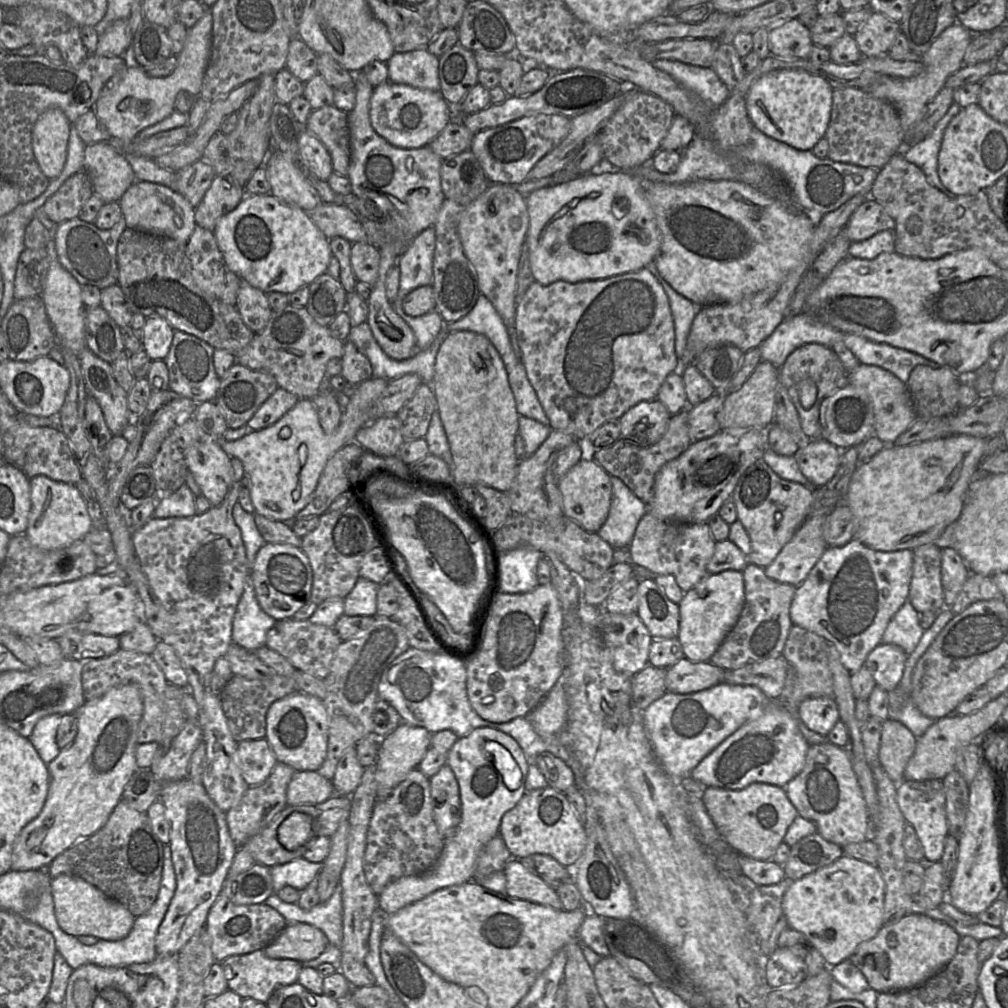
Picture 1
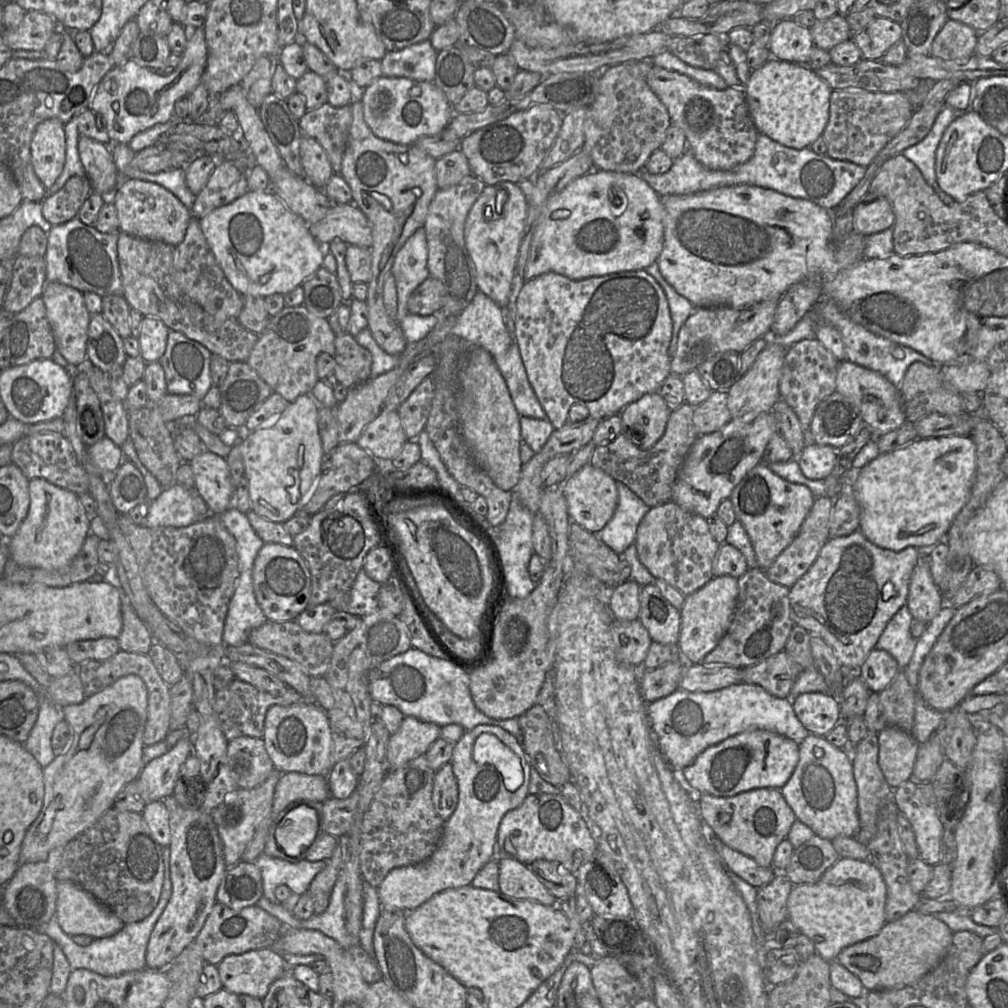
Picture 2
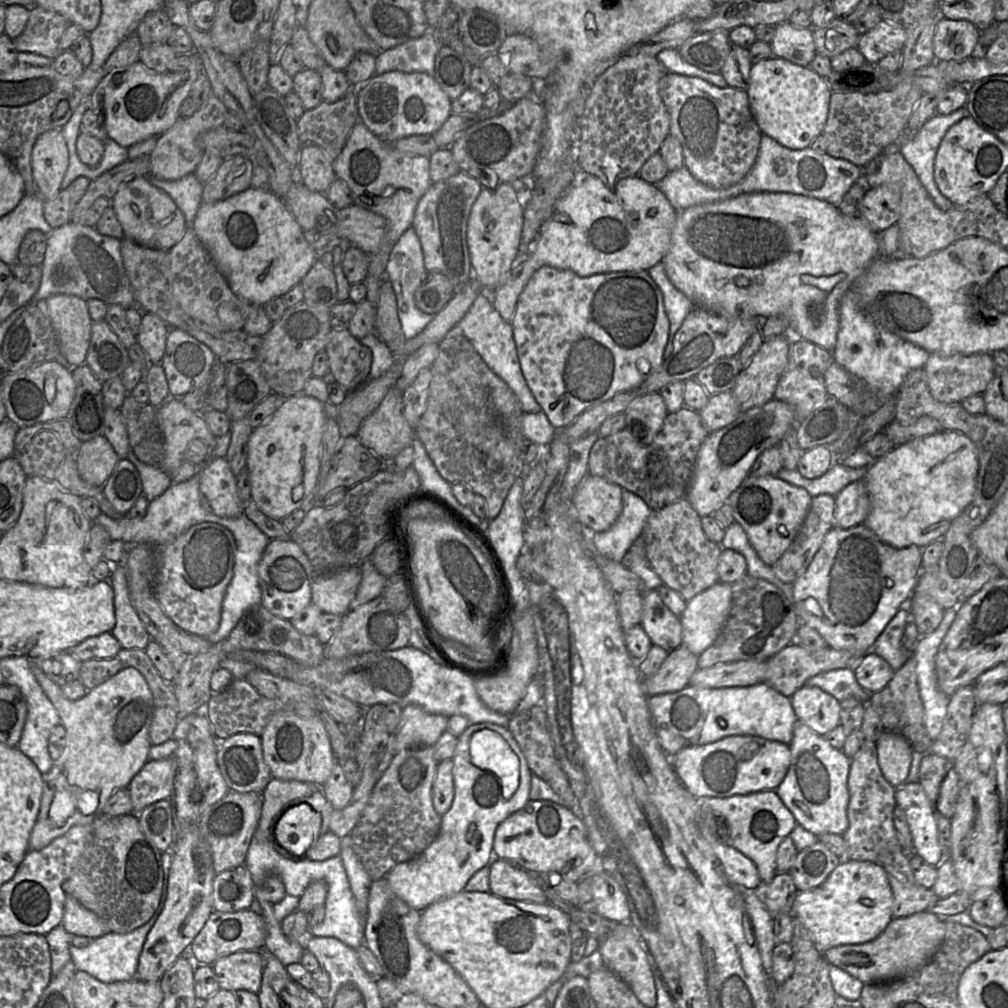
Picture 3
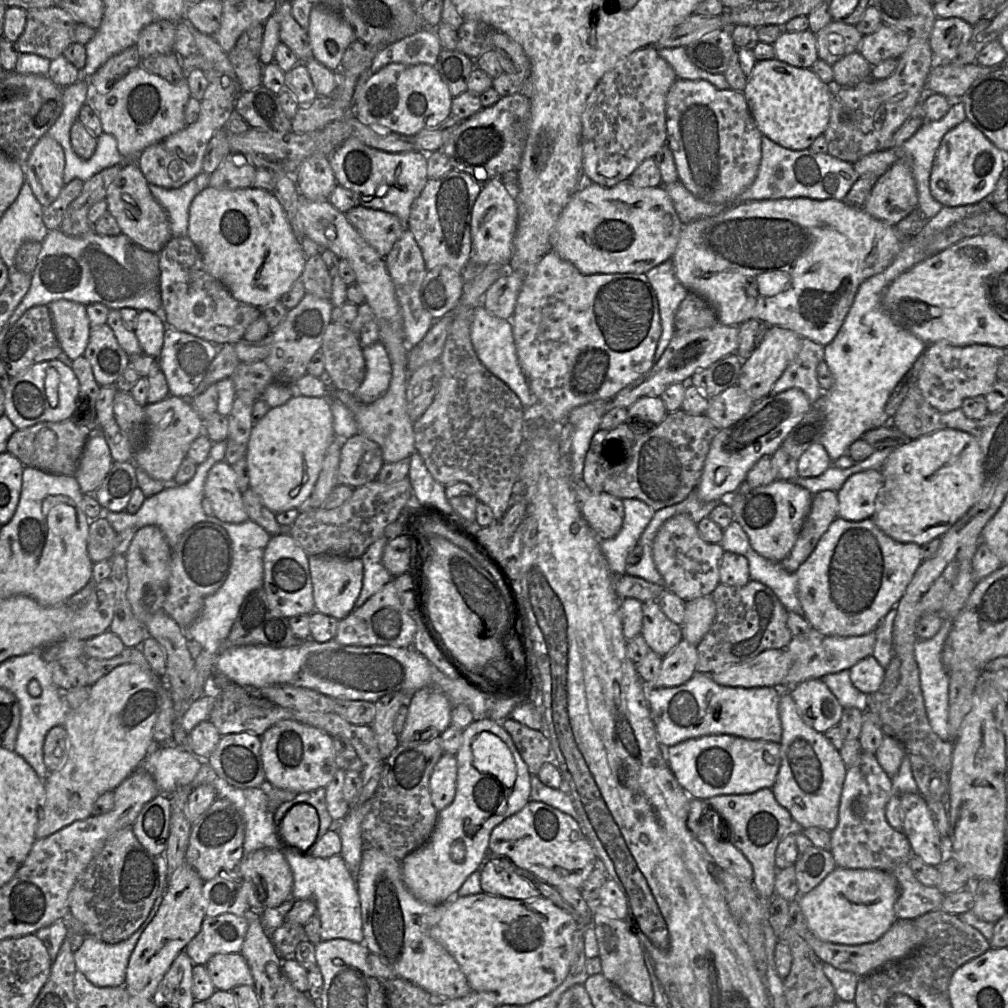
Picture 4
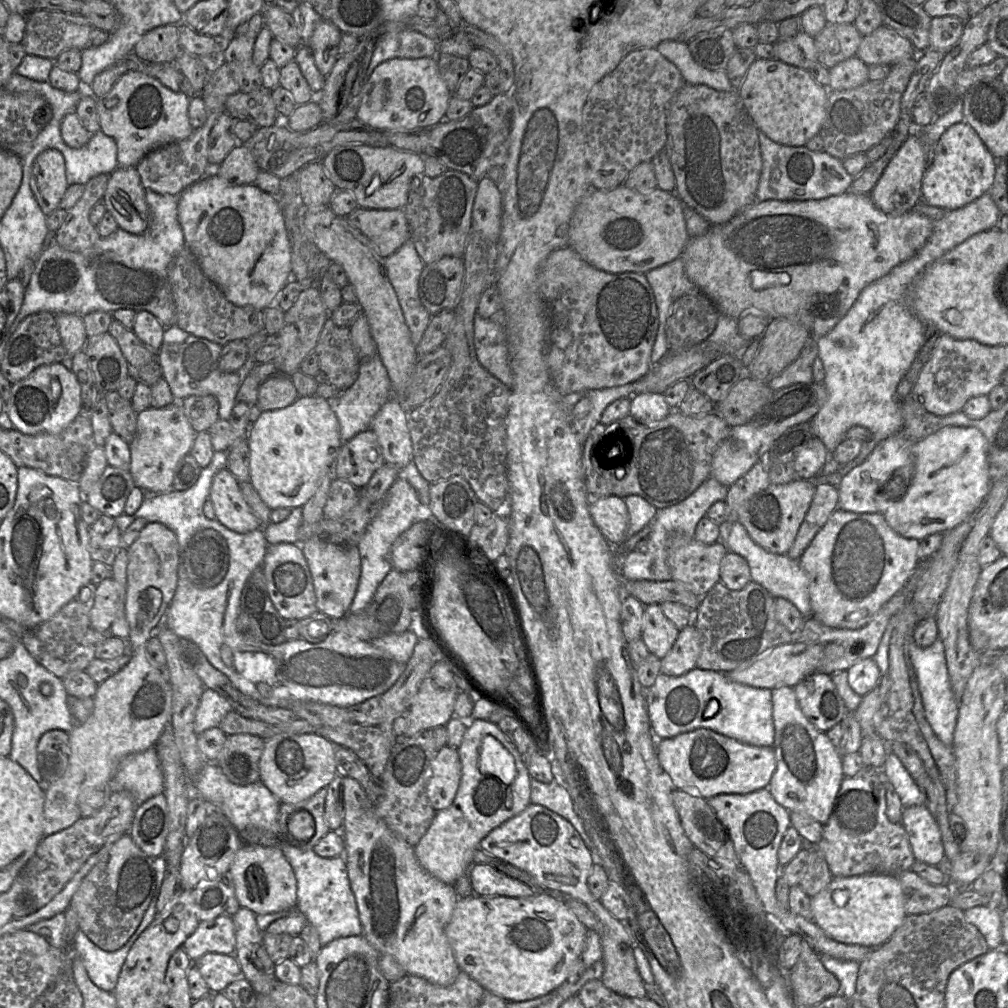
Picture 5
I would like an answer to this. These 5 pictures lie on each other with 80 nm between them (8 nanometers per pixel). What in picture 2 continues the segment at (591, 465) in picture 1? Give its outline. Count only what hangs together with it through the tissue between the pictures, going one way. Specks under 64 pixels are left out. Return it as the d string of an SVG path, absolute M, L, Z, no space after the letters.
M591 463L584 465L576 474L567 478L562 486L562 492L571 521L576 522L591 533L597 533L606 526L617 506L616 481Z

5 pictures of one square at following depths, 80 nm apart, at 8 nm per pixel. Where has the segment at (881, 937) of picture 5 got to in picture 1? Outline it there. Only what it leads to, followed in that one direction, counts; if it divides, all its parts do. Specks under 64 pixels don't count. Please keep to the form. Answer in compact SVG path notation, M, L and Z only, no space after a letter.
M843 855L833 863L790 882L782 898L782 909L788 926L801 932L828 965L836 965L849 959L861 942L873 938L883 926L884 897L885 883L876 865Z

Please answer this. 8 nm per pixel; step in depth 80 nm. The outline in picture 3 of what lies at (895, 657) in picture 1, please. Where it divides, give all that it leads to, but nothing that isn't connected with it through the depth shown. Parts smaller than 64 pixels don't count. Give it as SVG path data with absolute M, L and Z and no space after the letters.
M872 650L854 664L853 670L859 685L869 693L883 689L895 672L886 660Z

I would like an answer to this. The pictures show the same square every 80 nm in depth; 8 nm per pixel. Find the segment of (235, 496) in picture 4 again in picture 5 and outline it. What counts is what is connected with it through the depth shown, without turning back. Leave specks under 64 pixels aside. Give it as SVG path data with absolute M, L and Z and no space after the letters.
M228 468L213 477L209 499L214 506L215 519L228 529L248 533L263 527L245 500L238 480Z

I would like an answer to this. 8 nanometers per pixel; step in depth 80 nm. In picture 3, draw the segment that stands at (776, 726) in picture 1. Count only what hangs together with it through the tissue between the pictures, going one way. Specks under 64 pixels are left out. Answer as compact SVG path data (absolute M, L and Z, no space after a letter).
M733 735L709 744L685 747L669 757L681 783L699 800L776 790L788 772L791 754L789 745L779 741Z

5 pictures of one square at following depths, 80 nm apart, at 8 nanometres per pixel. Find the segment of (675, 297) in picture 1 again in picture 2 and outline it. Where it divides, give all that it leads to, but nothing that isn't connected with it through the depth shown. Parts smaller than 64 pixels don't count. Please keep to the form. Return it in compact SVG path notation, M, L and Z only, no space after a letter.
M656 261L645 270L660 284L667 297L670 316L673 323L672 338L668 348L668 355L672 358L677 349L678 333L696 307L694 307L688 299L676 292L676 290L665 280Z

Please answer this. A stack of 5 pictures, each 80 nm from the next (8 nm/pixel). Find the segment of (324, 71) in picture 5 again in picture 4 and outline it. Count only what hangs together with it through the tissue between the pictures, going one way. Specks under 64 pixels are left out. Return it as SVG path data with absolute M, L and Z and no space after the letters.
M313 5L307 34L313 58L332 71L340 71L345 50L358 39L341 15L321 5Z

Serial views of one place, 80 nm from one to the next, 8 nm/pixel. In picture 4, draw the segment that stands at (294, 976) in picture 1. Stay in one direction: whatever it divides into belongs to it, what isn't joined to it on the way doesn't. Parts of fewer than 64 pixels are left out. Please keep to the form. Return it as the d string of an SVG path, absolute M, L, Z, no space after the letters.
M241 953L216 954L205 965L217 990L231 991L242 985L254 987L254 979Z

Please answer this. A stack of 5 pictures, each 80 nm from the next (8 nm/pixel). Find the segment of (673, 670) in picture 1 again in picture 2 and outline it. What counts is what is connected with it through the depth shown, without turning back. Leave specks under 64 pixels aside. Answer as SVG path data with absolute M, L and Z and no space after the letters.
M687 665L680 689L689 692L712 692L742 682L742 669L728 665Z

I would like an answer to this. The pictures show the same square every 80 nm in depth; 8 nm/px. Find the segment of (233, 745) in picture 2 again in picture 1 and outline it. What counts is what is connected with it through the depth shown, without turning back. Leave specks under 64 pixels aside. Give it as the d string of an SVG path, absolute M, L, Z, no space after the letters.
M266 738L238 742L236 764L249 787L262 784L276 762L275 753Z

